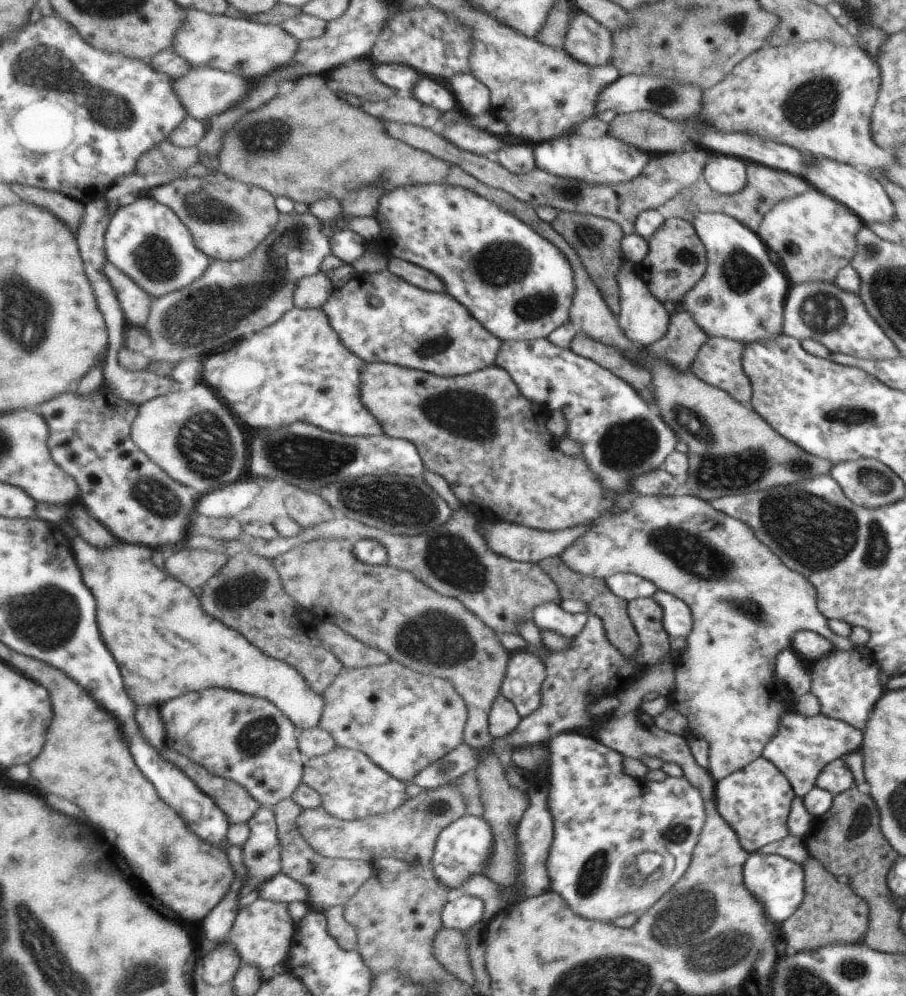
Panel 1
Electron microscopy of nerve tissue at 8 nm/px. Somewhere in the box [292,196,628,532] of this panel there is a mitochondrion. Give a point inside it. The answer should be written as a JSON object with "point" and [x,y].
{"point":[472,416]}

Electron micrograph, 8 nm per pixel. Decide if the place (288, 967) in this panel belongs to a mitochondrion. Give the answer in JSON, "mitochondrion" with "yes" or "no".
{"mitochondrion":"no"}

